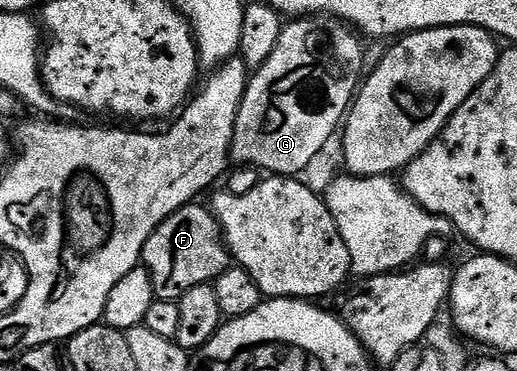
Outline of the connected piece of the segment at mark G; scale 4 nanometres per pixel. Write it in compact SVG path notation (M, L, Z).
M309 16L307 18L298 18L289 21L285 25L282 36L278 36L278 44L274 48L274 52L270 52L270 56L266 60L266 64L262 64L260 69L251 75L248 87L244 93L242 104L238 108L238 116L234 124L234 136L232 137L232 156L231 161L237 167L252 166L261 172L267 172L272 176L296 176L302 168L306 167L311 159L319 151L321 151L322 144L326 143L330 134L342 126L346 115L354 101L354 95L357 93L358 87L361 85L362 77L362 58L364 46L362 45L362 38L353 27L349 26L347 22L333 18L331 16Z

